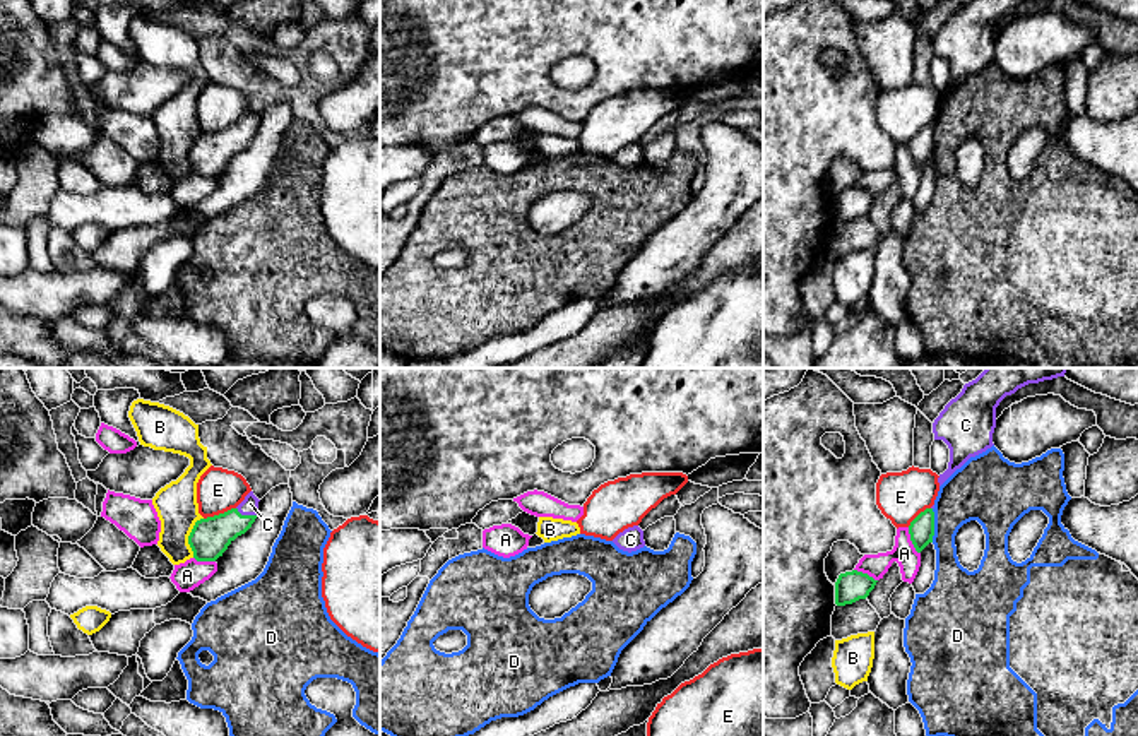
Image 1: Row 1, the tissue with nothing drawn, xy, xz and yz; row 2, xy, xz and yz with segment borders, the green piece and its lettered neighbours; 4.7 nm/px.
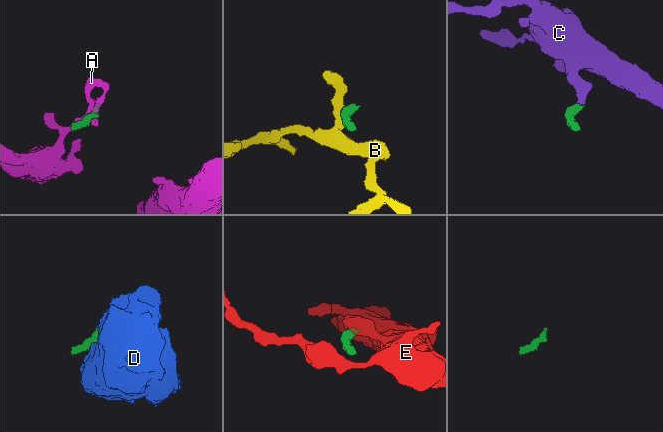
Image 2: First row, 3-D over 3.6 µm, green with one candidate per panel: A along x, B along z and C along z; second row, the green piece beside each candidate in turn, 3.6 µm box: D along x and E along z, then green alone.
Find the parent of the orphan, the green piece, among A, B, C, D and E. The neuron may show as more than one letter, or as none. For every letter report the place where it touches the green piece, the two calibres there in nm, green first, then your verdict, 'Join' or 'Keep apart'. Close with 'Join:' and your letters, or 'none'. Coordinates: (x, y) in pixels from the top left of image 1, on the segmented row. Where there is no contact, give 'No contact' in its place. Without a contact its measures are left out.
A: Touches green at yz (911, 540). Thickness 120 nm (green) against 110 nm. Keep apart
B: Touches green at xy (189, 536). Thickness 190 nm (green) against 200 nm. Keep apart
C: Touches green at xy (245, 516). Thickness 190 nm (green) against 80 nm. Join
D: Touches green at yz (933, 526). Thickness 120 nm (green) against 260 nm. Keep apart
E: Touches green at xy (219, 514). Thickness 190 nm (green) against 200 nm. Keep apart
Join: C

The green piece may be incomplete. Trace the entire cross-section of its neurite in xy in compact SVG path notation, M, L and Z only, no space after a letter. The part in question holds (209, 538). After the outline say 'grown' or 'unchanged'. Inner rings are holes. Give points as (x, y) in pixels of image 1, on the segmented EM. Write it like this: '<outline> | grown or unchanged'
M250 491L236 508L197 520L188 536L193 558L197 561L216 561L222 556L228 546L255 522L258 502Z | grown

